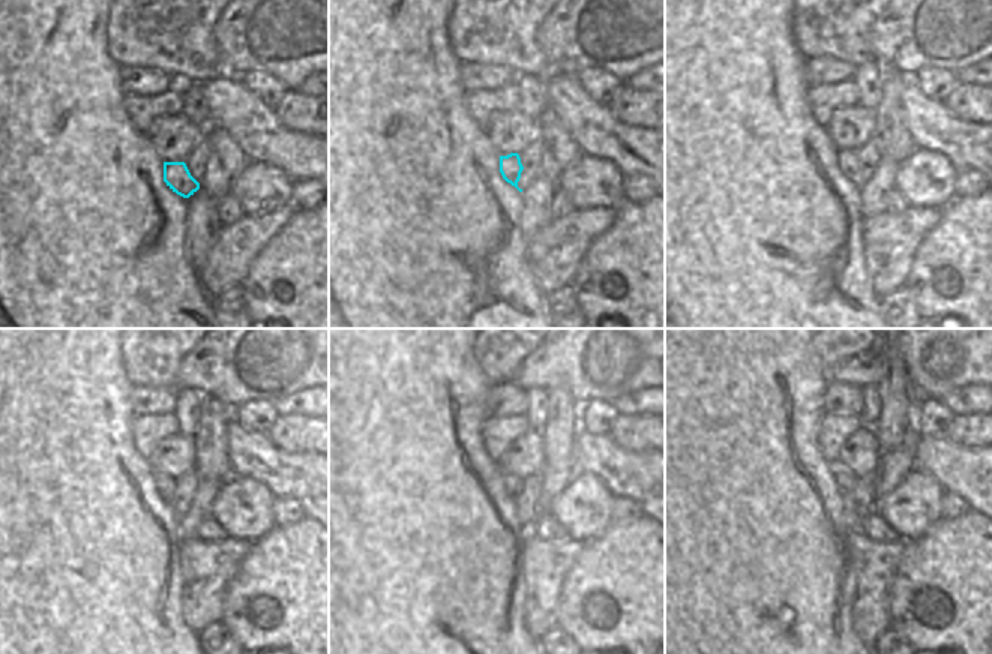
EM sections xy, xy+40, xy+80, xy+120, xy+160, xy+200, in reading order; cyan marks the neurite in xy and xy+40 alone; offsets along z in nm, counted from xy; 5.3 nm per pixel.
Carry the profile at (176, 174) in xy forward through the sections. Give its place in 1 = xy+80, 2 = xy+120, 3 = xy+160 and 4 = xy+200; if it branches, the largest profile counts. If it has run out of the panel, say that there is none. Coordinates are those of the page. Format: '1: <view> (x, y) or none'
1: xy+80 (847, 159)
2: xy+120 (165, 485)
3: xy+160 (512, 483)
4: xy+200 (845, 477)

